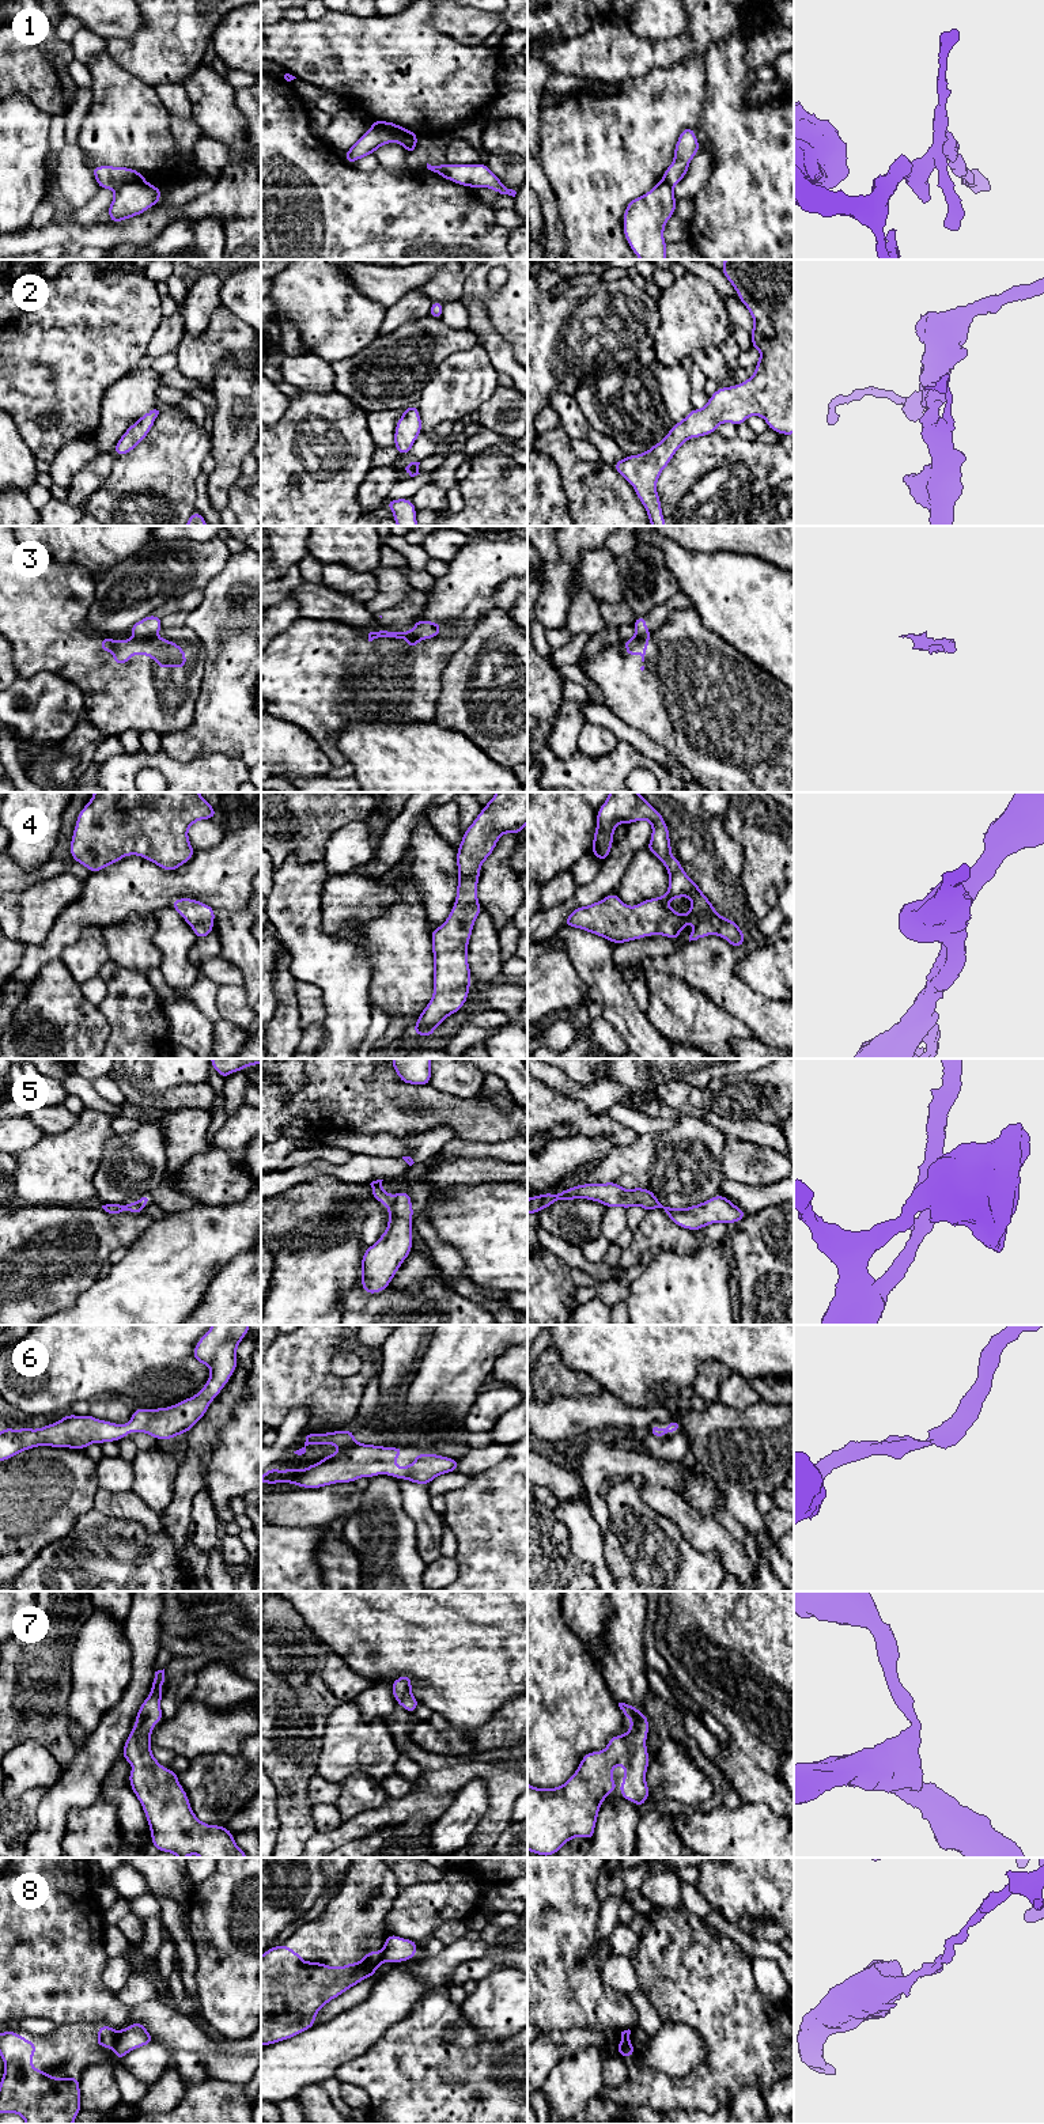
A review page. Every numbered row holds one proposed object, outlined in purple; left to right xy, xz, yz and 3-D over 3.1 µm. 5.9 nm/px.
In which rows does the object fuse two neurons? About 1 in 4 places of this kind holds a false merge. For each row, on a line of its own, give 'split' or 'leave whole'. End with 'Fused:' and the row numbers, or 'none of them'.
1: split
2: leave whole
3: split
4: leave whole
5: leave whole
6: leave whole
7: leave whole
8: split
Fused: 1, 3, 8

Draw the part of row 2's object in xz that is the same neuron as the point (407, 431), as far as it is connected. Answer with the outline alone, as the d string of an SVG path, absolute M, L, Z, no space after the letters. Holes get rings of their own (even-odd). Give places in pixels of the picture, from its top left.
M417 405L404 408L394 431L394 447L401 455L409 454L423 428Z

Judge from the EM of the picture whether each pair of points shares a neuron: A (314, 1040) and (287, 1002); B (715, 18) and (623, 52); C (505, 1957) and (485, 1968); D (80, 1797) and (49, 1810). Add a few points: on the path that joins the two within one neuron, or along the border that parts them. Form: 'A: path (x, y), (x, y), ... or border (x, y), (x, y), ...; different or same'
A: border (302, 1030), (302, 1037), (297, 1044); different
B: path (695, 41), (670, 52), (646, 52); same
C: path (500, 1958), (490, 1964); same
D: path (72, 1797), (63, 1797), (57, 1802); same

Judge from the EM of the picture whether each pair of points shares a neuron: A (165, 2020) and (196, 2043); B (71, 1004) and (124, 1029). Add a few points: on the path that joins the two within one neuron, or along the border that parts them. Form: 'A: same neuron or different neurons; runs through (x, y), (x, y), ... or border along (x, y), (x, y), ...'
A: same neuron; runs through (173, 2028), (188, 2036)
B: different neurons; border along (97, 1006), (109, 1026), (106, 1044)

